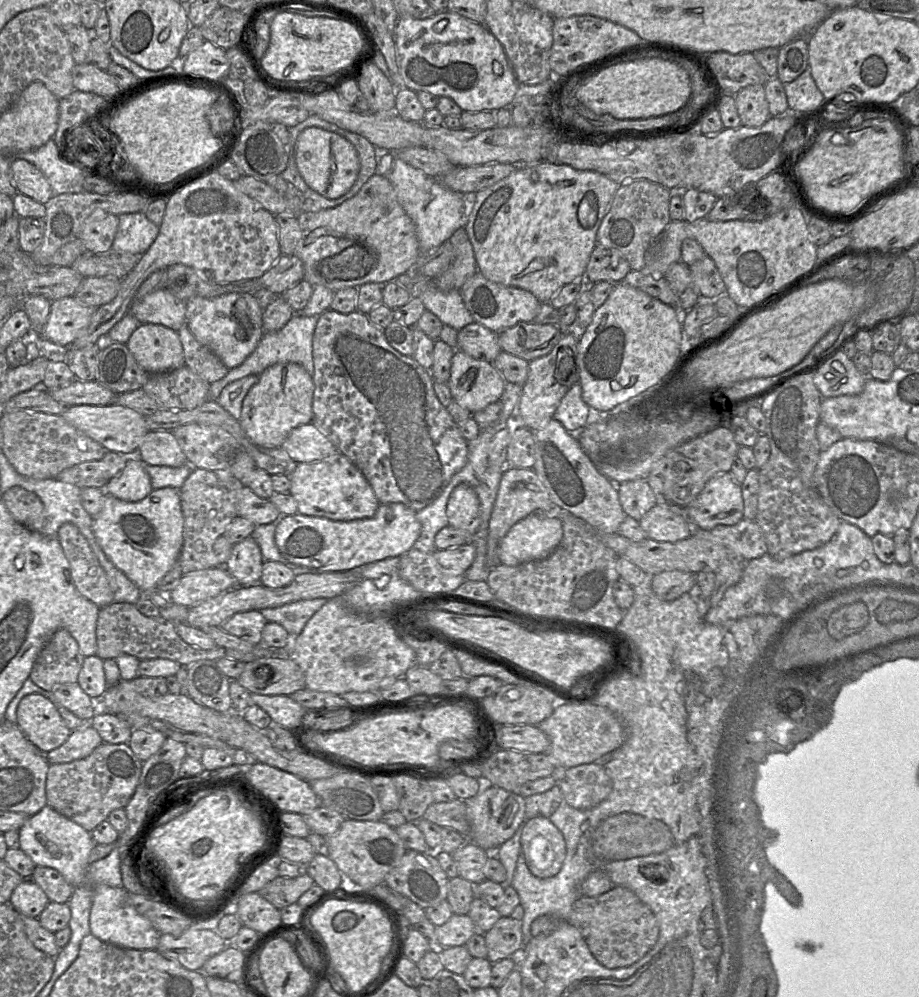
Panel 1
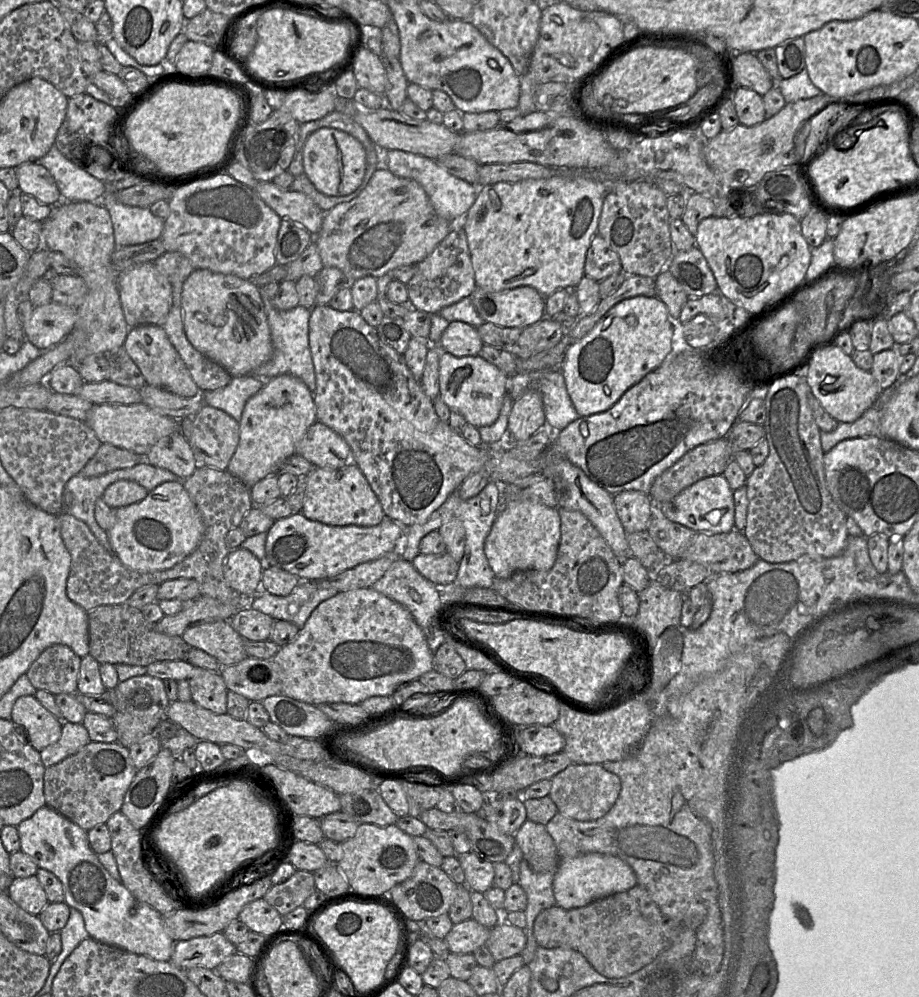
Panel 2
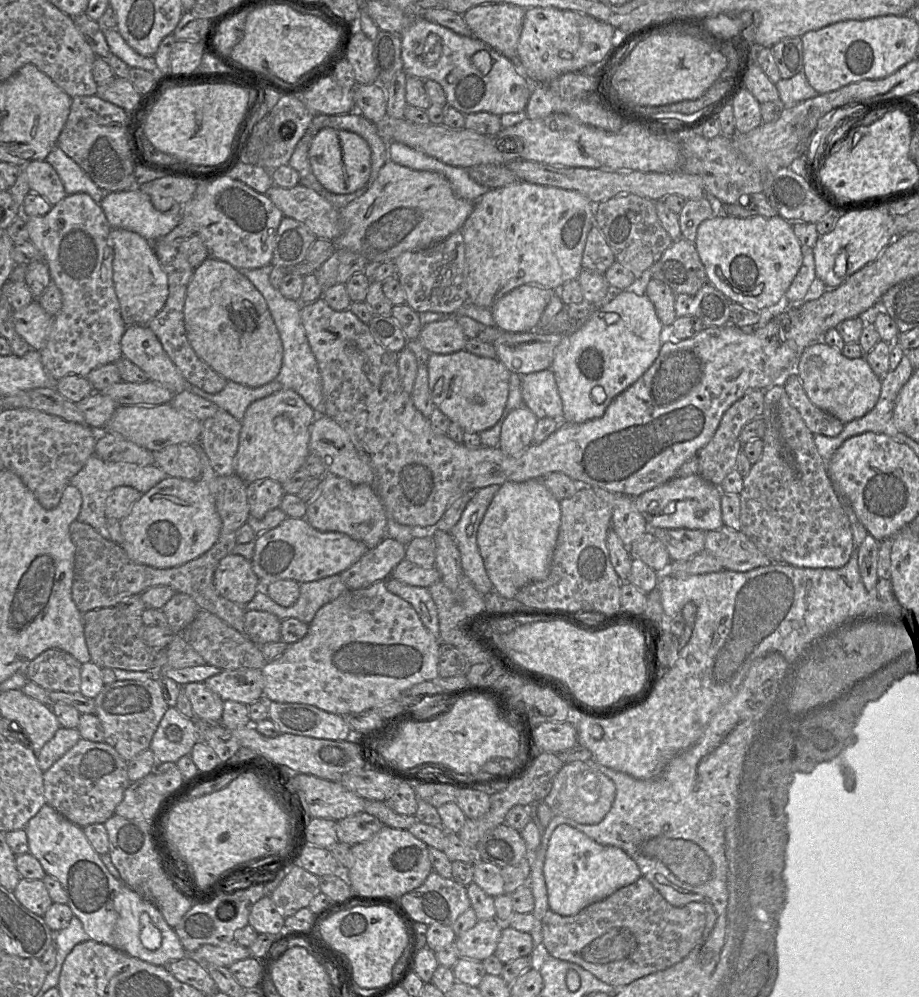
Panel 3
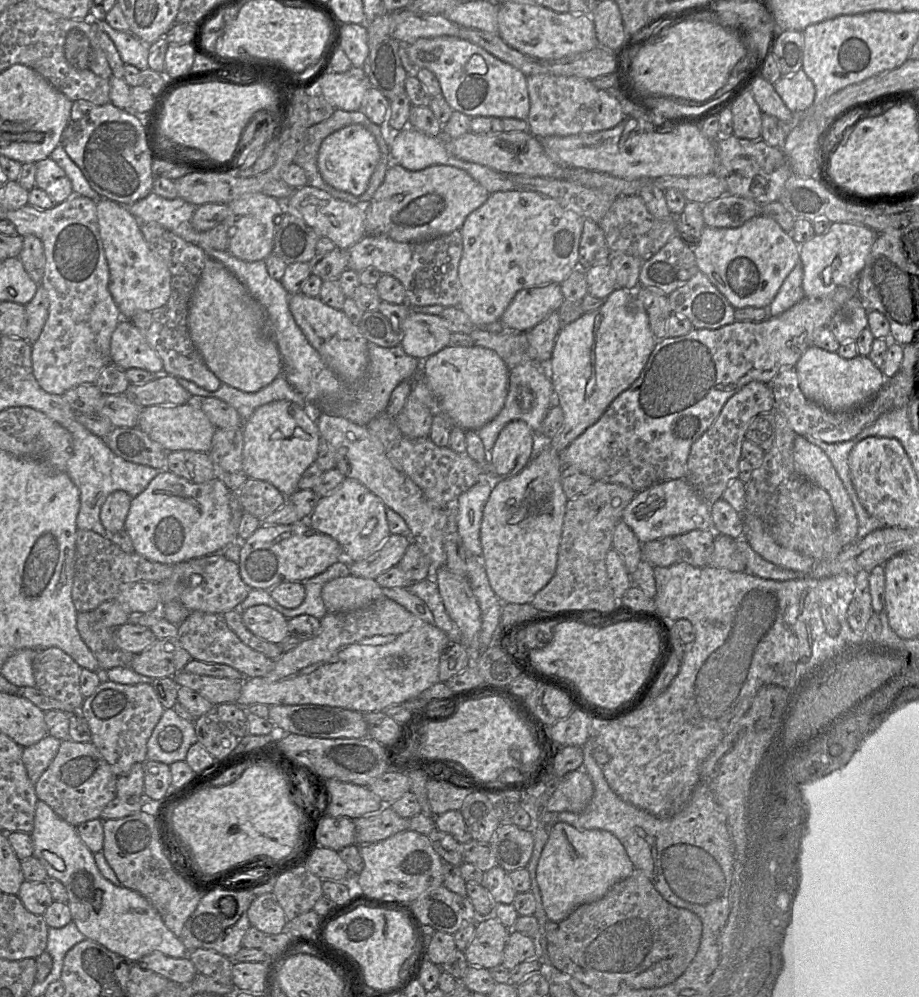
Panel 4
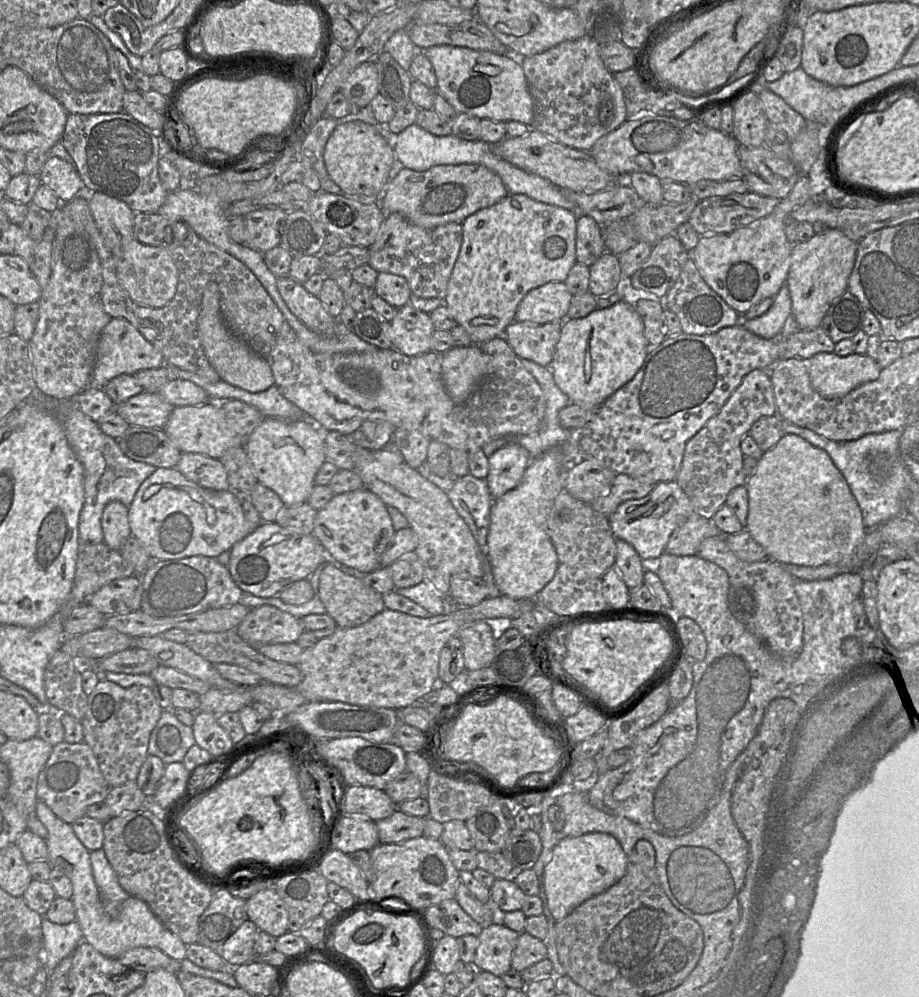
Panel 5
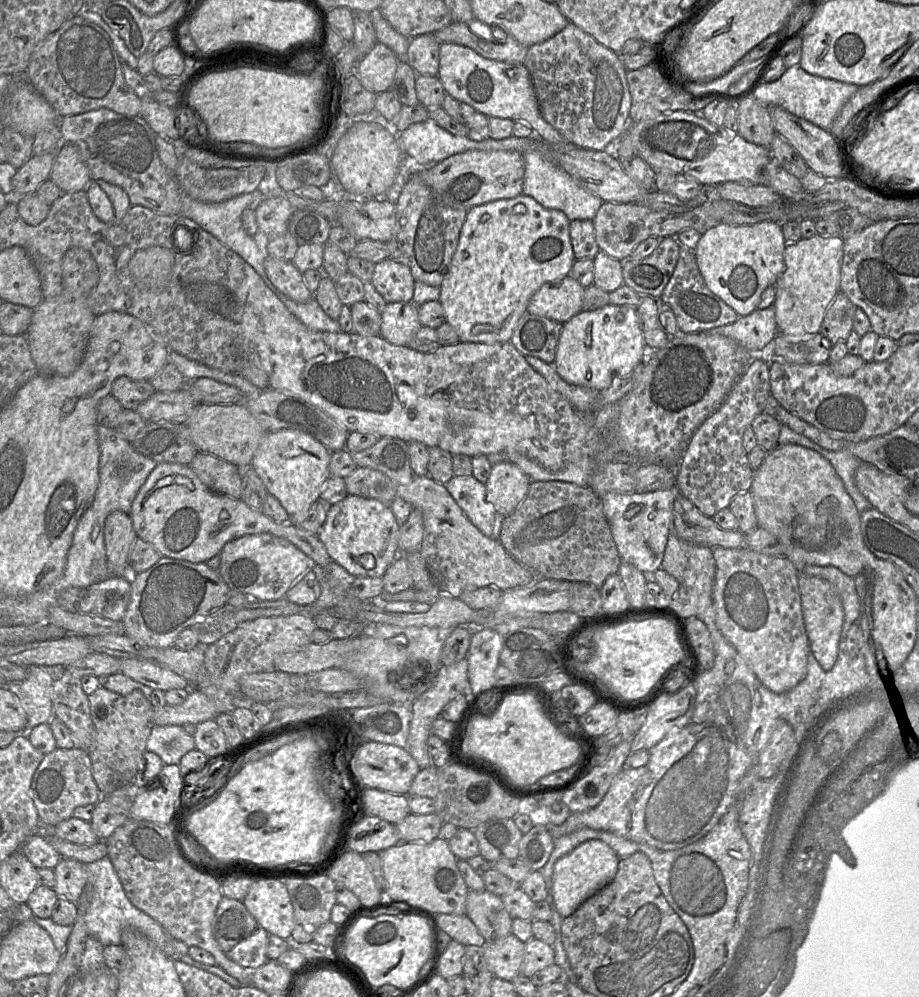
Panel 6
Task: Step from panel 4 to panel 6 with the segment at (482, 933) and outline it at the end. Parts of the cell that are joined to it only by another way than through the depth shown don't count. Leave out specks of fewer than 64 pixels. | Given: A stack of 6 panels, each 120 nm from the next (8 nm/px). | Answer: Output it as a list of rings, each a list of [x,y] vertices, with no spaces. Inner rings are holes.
[[[513,933],[493,942],[486,942],[482,948],[483,966],[491,971],[494,977],[512,981],[520,974],[520,967],[524,959],[525,943]]]

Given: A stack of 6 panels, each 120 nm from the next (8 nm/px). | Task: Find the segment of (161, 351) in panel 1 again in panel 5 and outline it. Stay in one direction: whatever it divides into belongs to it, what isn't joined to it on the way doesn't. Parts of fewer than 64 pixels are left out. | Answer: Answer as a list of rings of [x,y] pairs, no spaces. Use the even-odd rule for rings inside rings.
[[[112,318],[100,335],[89,387],[103,389],[111,379],[121,374],[134,375],[140,370],[155,369],[164,364],[162,352],[149,342],[134,325],[124,318]]]

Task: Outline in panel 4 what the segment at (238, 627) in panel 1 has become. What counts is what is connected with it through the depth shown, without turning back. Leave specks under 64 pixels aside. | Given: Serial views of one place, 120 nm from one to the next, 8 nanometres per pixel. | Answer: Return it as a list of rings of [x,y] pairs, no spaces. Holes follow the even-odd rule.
[[[268,605],[252,606],[241,615],[248,630],[268,642],[279,644],[289,635],[288,619]]]

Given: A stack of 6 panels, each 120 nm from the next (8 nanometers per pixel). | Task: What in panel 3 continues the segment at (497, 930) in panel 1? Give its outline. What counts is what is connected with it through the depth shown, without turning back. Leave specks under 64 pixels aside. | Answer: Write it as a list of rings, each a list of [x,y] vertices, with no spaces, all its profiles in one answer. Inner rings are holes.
[[[502,925],[502,931],[494,955],[503,963],[534,952],[534,944],[530,933],[521,932],[508,925]]]

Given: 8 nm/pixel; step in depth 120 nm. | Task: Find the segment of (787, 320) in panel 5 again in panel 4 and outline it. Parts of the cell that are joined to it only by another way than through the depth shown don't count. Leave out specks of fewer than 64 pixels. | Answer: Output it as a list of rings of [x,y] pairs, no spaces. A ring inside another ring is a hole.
[[[799,260],[783,281],[773,301],[769,306],[764,307],[768,309],[768,317],[774,317],[783,313],[805,296],[802,282],[803,266]]]

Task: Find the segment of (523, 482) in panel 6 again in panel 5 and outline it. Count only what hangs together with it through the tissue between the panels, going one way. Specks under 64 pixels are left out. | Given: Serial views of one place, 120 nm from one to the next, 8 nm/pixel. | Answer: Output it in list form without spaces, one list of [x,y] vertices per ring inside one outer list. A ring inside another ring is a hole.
[[[510,443],[488,458],[487,486],[493,499],[501,497],[521,482],[532,457],[526,448]]]

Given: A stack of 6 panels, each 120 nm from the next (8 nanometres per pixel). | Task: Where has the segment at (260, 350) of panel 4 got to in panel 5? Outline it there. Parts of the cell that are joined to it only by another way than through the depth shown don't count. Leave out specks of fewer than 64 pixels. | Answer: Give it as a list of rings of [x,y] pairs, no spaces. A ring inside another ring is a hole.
[[[209,282],[203,292],[197,331],[201,346],[210,365],[222,381],[251,393],[259,393],[274,385],[274,377],[267,360],[255,353],[227,327],[220,310],[220,292],[215,282]]]

